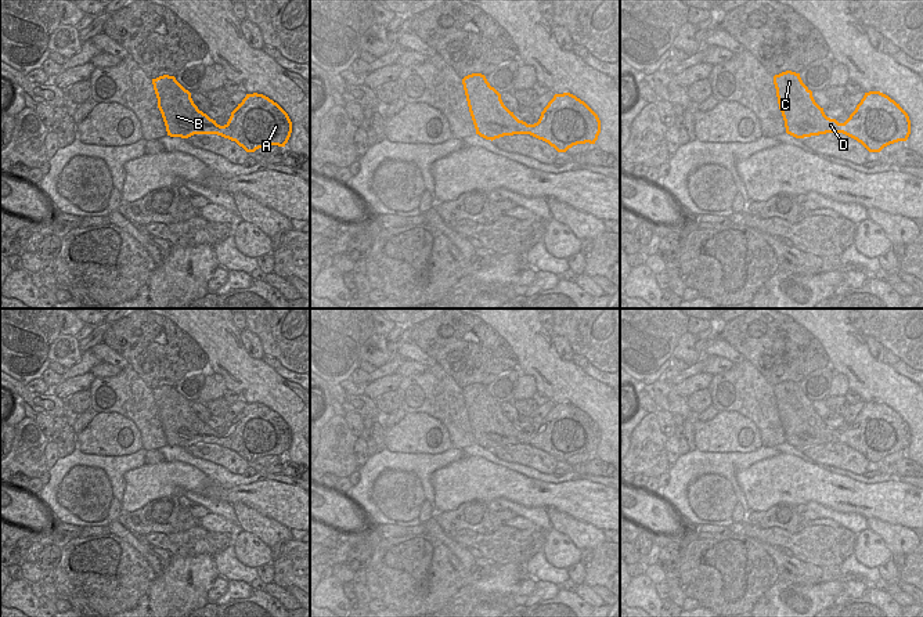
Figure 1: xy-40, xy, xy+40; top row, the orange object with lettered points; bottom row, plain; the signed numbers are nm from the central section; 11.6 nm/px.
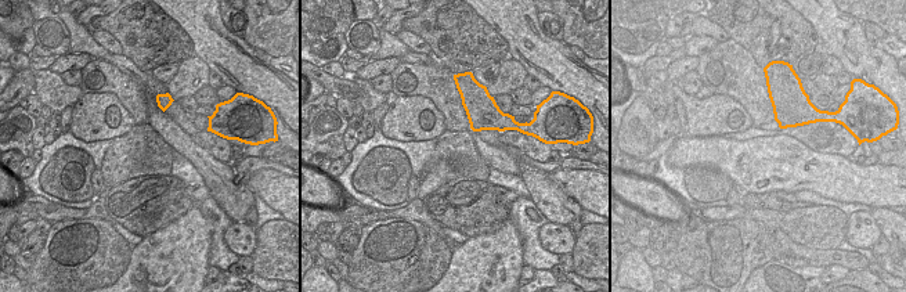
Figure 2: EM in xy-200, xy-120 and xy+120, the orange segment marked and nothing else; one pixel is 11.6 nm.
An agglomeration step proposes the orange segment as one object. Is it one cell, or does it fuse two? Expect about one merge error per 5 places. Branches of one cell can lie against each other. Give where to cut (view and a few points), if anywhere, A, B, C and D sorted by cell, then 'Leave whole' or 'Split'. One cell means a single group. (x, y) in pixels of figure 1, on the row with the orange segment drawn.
No split. Groups: A B C D. Leave whole.

